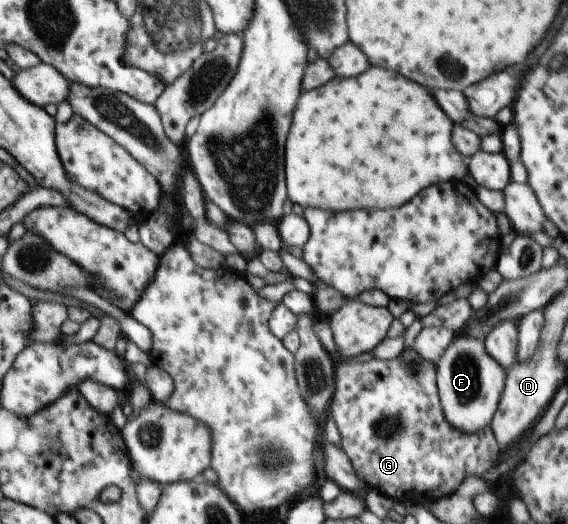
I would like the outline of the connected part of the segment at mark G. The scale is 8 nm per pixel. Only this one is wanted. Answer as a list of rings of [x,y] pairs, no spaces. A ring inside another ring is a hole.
[[[337,360],[335,392],[330,404],[332,421],[341,437],[341,450],[348,456],[356,475],[370,489],[378,489],[398,503],[429,505],[455,493],[468,477],[484,478],[500,460],[502,450],[489,426],[465,433],[448,423],[436,392],[435,364],[426,360]]]

